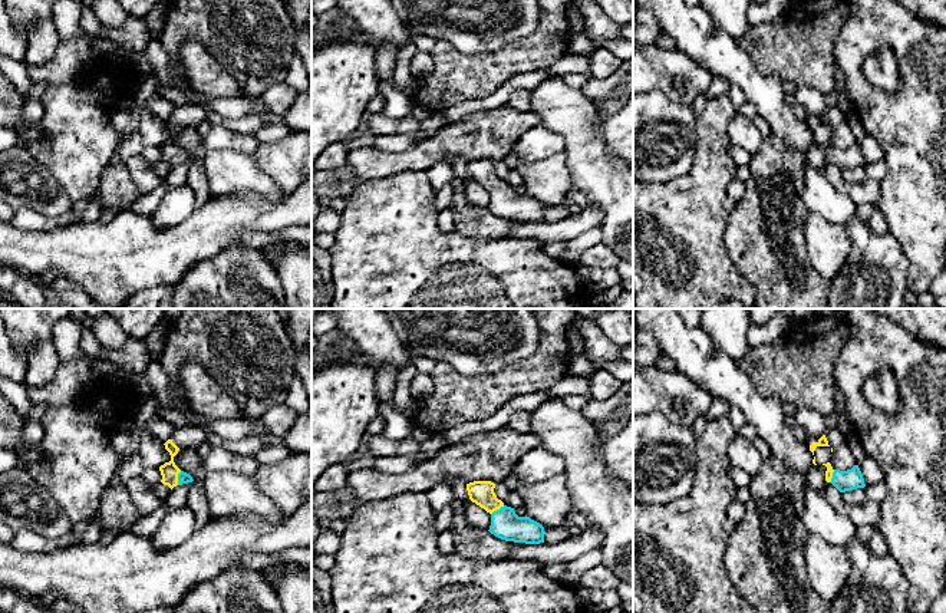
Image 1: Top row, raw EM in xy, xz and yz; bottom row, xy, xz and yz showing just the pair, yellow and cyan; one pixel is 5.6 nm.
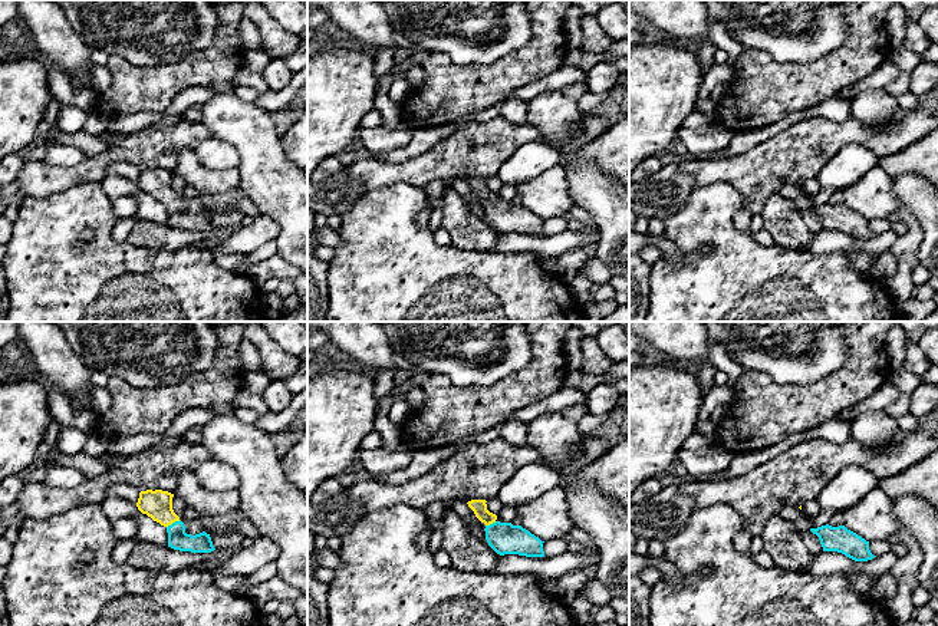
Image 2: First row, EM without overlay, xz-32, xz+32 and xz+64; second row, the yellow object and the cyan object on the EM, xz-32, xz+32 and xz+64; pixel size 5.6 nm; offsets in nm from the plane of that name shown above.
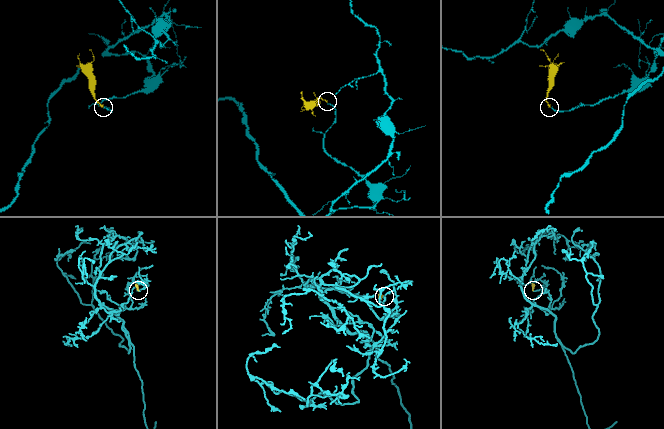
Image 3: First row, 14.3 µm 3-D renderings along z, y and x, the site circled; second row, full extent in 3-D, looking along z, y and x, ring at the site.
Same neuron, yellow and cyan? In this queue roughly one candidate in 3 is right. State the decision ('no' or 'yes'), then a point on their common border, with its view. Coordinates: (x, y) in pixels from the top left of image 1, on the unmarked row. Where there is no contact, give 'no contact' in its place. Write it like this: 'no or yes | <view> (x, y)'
yes | xy (177, 157)

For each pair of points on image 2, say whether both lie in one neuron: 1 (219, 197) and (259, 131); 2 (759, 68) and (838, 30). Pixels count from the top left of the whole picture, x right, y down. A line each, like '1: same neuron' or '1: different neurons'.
1: different neurons
2: different neurons

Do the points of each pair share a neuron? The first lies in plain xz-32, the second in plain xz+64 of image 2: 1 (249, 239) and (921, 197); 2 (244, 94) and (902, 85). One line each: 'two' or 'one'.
1: two
2: one

